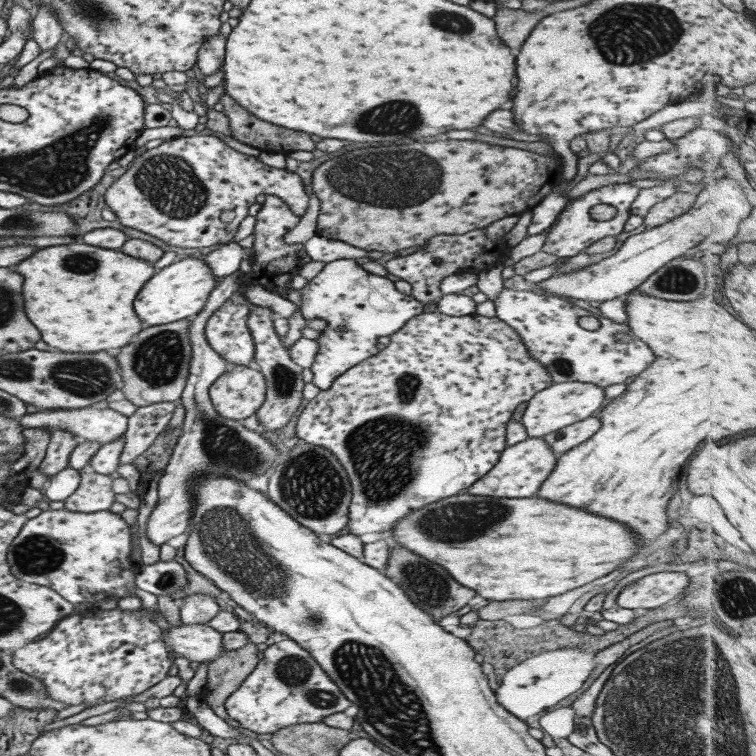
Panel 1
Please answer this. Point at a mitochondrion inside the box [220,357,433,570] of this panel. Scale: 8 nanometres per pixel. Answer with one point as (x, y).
(313, 486)

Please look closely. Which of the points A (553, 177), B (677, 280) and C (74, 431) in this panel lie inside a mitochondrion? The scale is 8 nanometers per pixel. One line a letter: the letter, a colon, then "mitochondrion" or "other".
A: other
B: mitochondrion
C: other

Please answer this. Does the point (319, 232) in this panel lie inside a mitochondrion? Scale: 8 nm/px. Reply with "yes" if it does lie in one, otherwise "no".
no

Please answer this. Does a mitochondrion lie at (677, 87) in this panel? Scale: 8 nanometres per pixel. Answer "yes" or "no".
no

